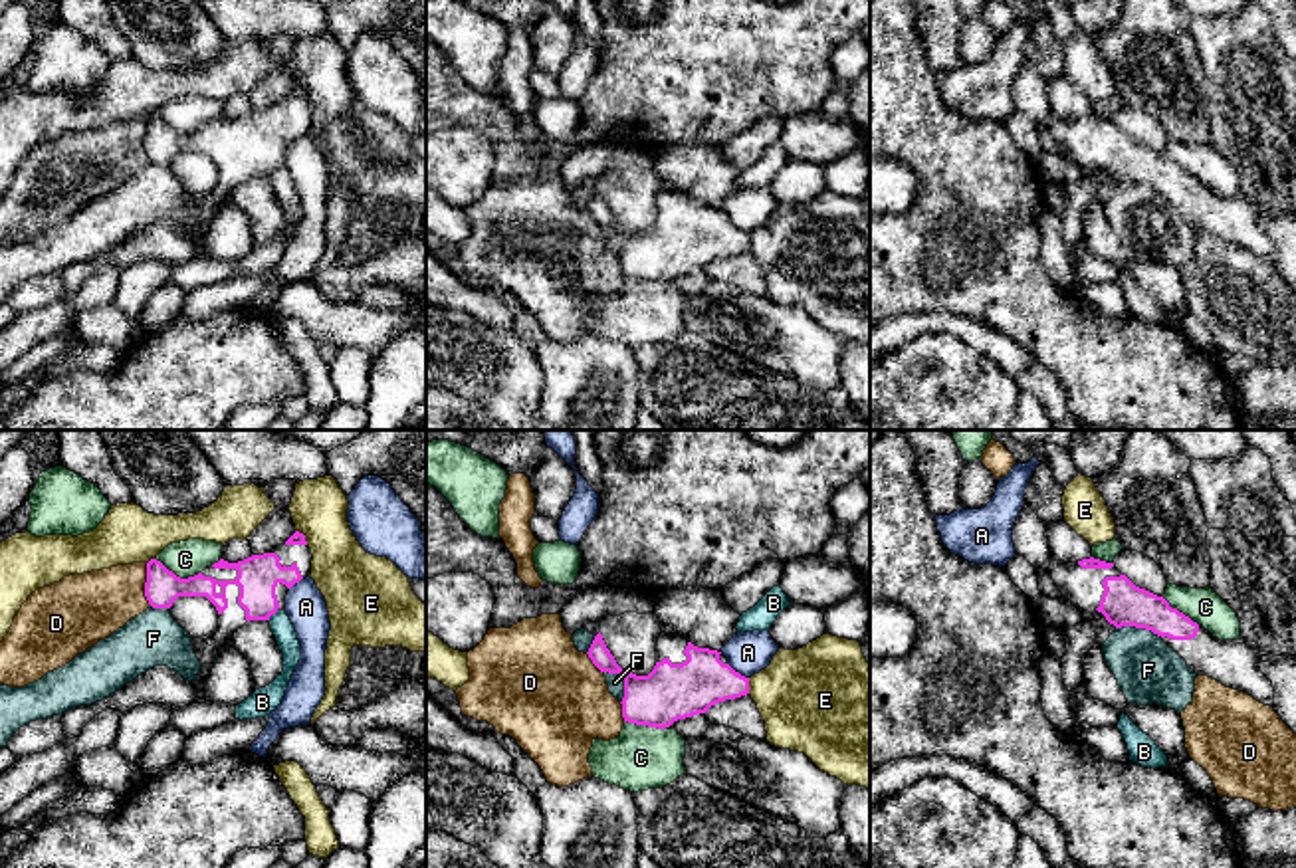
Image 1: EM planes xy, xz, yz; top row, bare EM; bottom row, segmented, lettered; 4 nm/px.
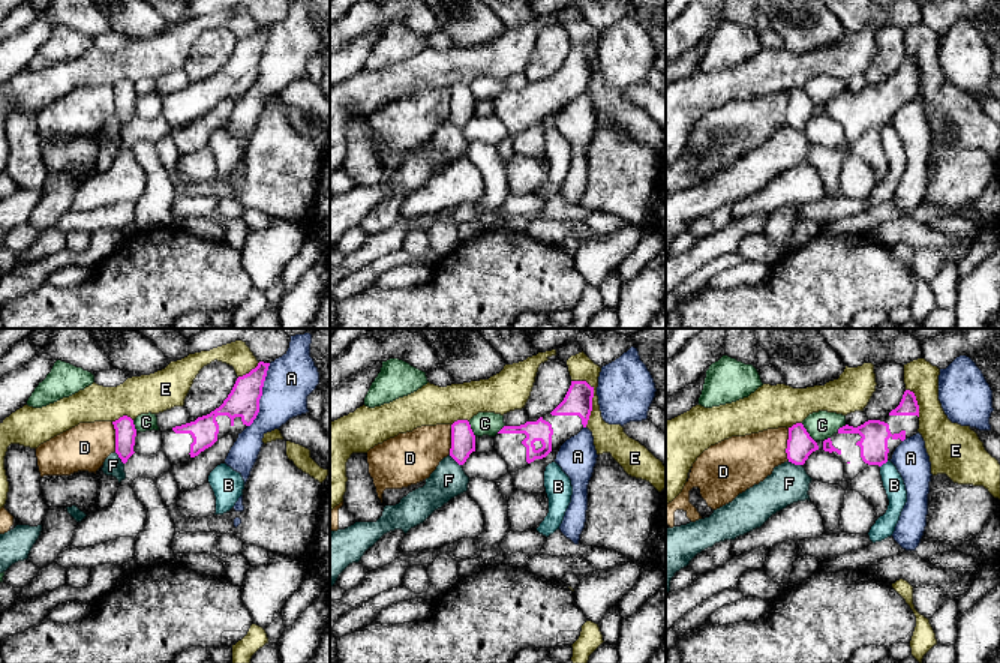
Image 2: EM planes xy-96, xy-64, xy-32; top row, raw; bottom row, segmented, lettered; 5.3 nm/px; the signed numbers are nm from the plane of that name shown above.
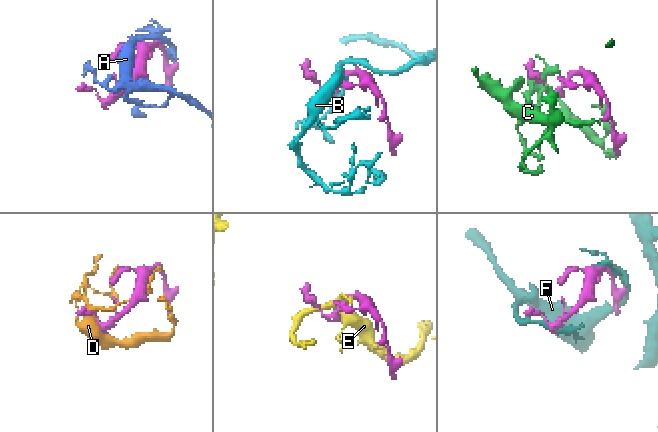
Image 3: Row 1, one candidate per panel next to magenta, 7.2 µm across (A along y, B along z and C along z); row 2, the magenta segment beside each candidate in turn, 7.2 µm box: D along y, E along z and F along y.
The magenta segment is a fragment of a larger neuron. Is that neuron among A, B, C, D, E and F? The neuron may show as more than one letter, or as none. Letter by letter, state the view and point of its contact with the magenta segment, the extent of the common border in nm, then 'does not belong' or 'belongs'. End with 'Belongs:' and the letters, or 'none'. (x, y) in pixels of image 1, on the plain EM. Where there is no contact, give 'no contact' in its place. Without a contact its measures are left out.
A: contact xz (738, 228); length 110 nm; does not belong
B: contact xy (272, 169); length 60 nm; does not belong
C: contact xy (179, 133); length 200 nm; does not belong
D: contact xy (145, 141); length 180 nm; does not belong
E: contact xz (748, 242); length 60 nm; does not belong
F: contact yz (1140, 183); length 200 nm; does not belong
Belongs: none

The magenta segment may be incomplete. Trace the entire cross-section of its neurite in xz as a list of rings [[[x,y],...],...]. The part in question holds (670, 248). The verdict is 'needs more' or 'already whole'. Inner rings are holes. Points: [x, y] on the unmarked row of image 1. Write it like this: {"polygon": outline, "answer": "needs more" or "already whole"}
{"polygon": [[[600,188],[587,210],[600,228],[624,234],[622,273],[636,281],[674,285],[678,275],[749,250],[749,234],[735,228],[721,208],[698,204],[678,190],[658,192],[656,222],[648,232],[622,226]]], "answer": "needs more"}

